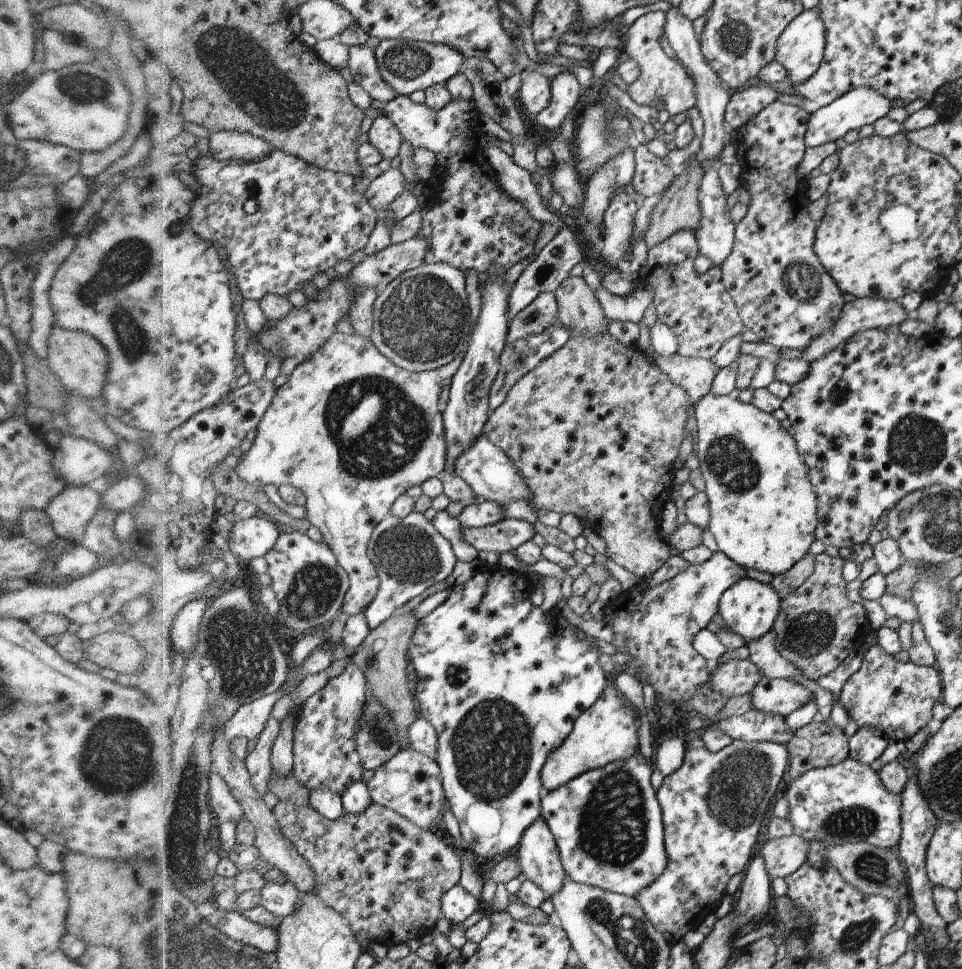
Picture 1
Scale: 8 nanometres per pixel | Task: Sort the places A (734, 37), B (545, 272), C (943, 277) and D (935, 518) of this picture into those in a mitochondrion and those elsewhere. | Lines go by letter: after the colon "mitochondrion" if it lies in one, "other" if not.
A: mitochondrion
B: mitochondrion
C: other
D: mitochondrion

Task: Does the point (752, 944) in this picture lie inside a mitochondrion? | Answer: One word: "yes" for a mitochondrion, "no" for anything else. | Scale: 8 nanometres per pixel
no

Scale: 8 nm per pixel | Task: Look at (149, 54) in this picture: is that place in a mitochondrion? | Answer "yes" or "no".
no

